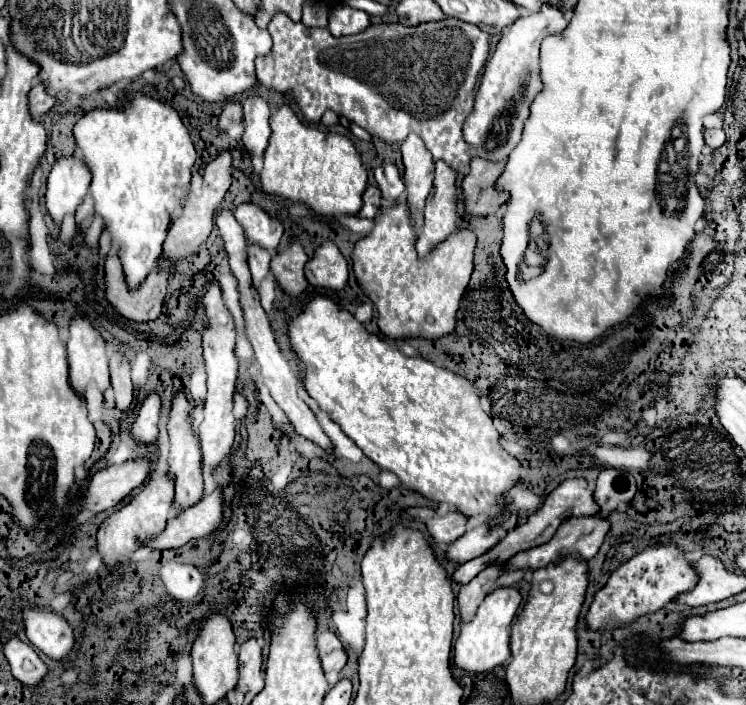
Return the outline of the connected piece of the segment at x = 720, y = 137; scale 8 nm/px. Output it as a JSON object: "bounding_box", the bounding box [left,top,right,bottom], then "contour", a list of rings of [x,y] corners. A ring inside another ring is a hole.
{"bounding_box":[704,129,726,149],"contour":[[[706,129],[704,139],[706,139],[706,145],[710,149],[716,149],[726,141],[726,135],[724,135],[724,129]]]}

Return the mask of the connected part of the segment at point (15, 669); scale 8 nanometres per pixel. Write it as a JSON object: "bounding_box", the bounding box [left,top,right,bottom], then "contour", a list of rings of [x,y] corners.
{"bounding_box":[4,639,48,687],"contour":[[[10,639],[4,645],[4,655],[12,667],[12,675],[26,687],[38,687],[48,675],[48,665],[20,639]]]}

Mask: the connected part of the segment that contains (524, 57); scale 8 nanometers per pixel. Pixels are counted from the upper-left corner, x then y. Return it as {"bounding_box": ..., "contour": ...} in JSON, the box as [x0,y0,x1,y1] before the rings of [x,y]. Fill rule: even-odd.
{"bounding_box":[464,5,568,161],"contour":[[[544,5],[542,11],[522,15],[512,27],[508,27],[502,33],[494,55],[486,63],[486,69],[484,69],[484,75],[476,93],[474,113],[464,123],[464,141],[476,149],[478,157],[488,159],[488,161],[504,161],[510,155],[510,151],[518,145],[520,135],[522,135],[522,123],[528,117],[528,105],[542,87],[540,77],[538,77],[540,43],[544,37],[554,35],[556,31],[564,31],[566,25],[568,25],[568,19],[560,9],[556,9],[554,5]],[[502,115],[508,115],[506,141],[502,141],[494,151],[488,151],[486,139]]]}

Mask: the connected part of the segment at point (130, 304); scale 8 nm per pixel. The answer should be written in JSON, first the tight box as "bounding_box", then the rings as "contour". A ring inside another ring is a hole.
{"bounding_box":[104,255,170,323],"contour":[[[110,255],[104,265],[104,295],[112,309],[128,321],[148,323],[160,317],[162,301],[166,297],[166,281],[170,269],[152,271],[136,291],[128,291],[122,275],[122,267],[116,255]]]}

